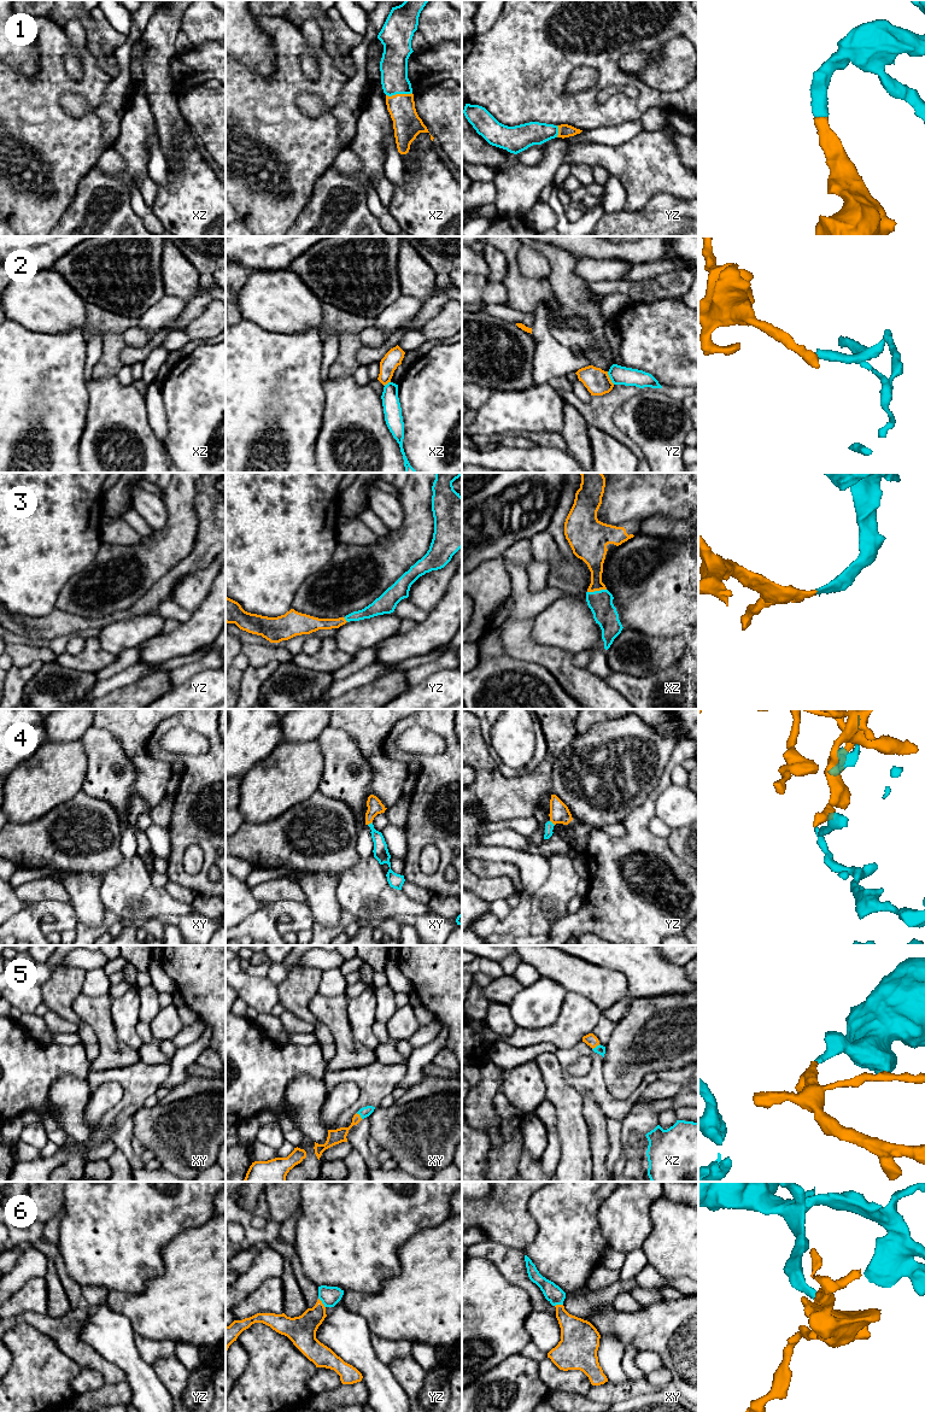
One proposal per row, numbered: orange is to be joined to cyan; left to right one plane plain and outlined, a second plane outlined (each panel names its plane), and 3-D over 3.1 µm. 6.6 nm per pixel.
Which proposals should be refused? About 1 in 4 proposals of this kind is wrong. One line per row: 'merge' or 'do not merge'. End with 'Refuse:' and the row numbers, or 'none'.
1: merge
2: do not merge
3: merge
4: merge
5: merge
6: merge
Refuse: 2

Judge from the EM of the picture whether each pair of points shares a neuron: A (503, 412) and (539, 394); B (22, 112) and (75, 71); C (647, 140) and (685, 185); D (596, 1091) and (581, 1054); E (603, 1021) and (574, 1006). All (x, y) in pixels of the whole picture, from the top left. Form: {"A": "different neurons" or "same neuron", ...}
{"A": "same neuron", "B": "different neurons", "C": "same neuron", "D": "same neuron", "E": "different neurons"}

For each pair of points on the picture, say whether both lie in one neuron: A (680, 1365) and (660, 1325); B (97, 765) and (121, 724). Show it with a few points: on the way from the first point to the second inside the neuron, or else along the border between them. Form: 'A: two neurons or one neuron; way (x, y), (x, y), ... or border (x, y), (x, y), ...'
A: one neuron; way (680, 1355), (680, 1346), (669, 1335)
B: two neurons; border (93, 725), (107, 730), (130, 759)

